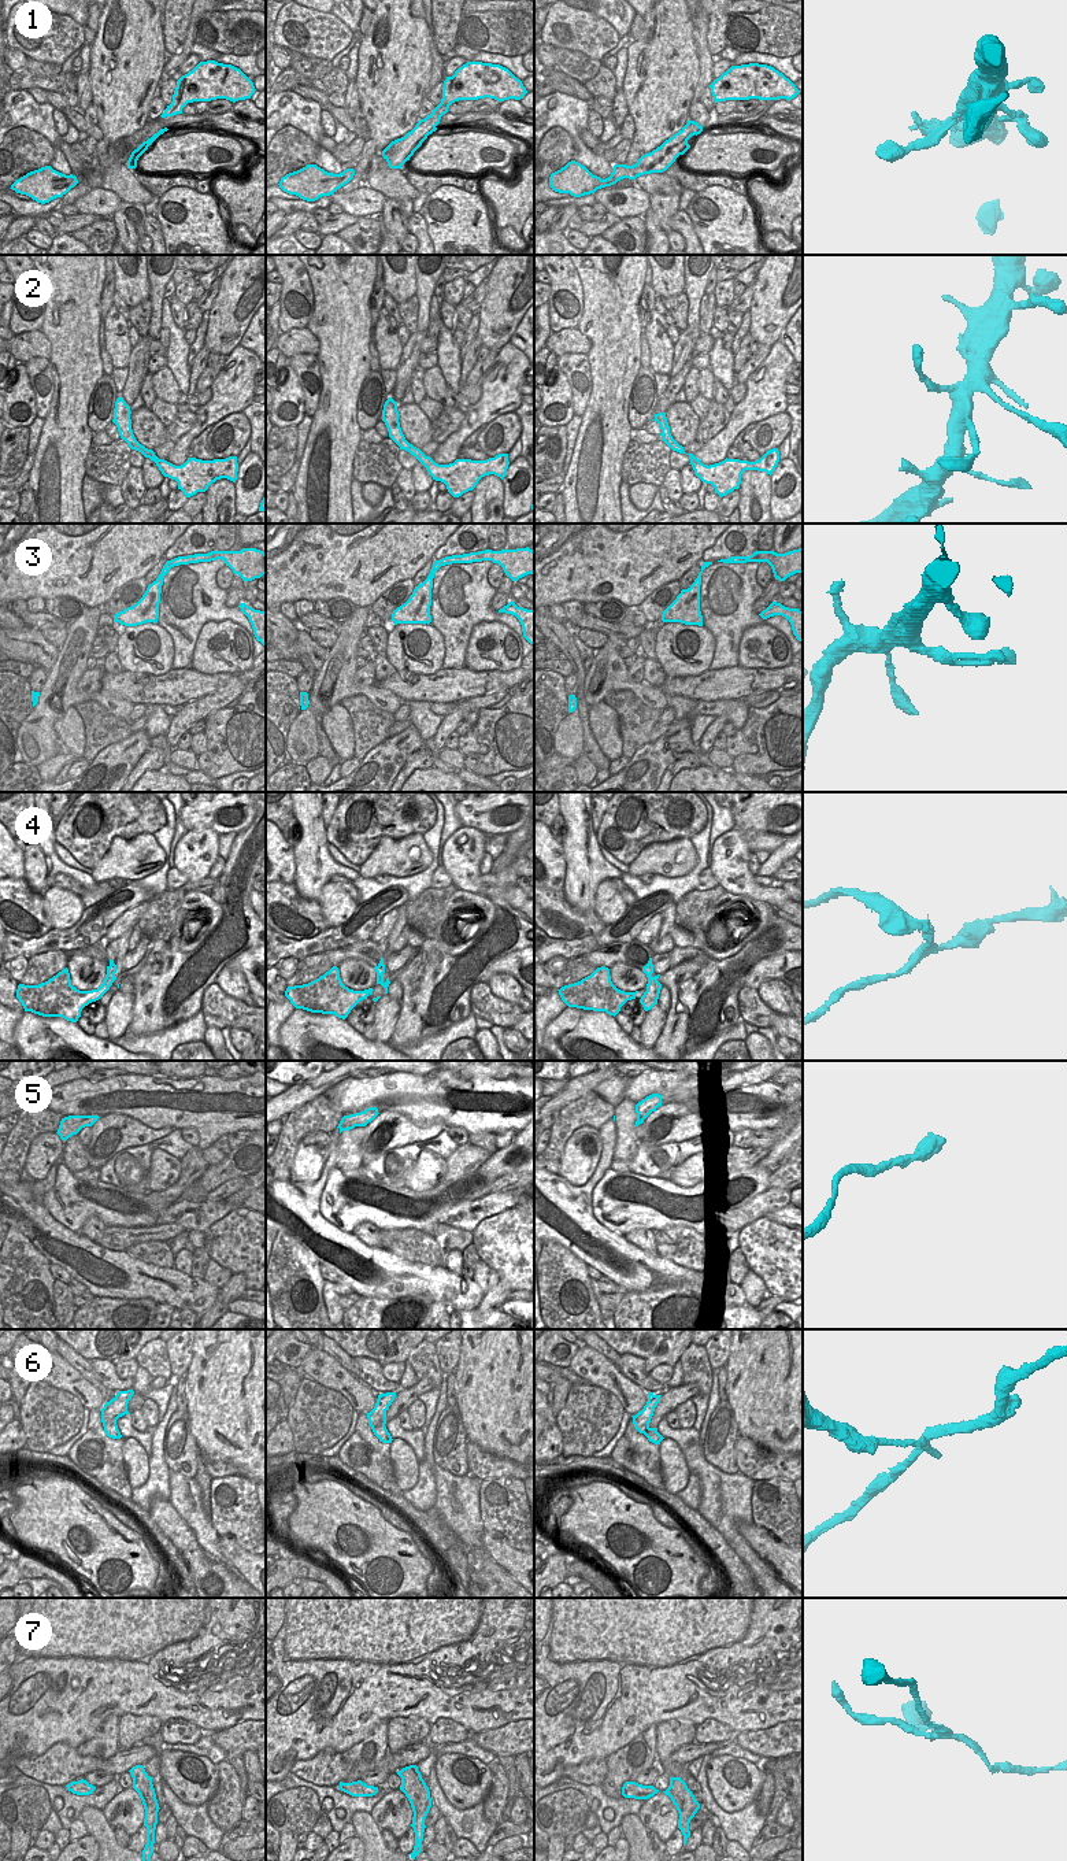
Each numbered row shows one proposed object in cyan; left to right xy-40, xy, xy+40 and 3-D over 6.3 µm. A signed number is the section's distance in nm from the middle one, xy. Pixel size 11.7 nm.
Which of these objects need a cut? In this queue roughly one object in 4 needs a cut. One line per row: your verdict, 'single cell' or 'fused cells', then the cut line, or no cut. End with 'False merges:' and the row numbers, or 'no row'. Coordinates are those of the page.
1: single cell | no cut
2: single cell | no cut
3: single cell | no cut
4: fused cells | xy+40 (651, 976), (648, 981)
5: single cell | no cut
6: fused cells | xy-40 (115, 1421), (104, 1427)
7: fused cells | xy+40 (669, 1787), (680, 1798), (680, 1815)
False merges: 4, 6, 7

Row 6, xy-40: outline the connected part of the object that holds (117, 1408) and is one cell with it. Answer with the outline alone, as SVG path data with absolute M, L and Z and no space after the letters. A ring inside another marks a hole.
M133 1390L119 1391L110 1402L104 1405L101 1409L103 1427L116 1422L116 1420L125 1414L130 1414L127 1412L127 1403L131 1399L133 1394Z

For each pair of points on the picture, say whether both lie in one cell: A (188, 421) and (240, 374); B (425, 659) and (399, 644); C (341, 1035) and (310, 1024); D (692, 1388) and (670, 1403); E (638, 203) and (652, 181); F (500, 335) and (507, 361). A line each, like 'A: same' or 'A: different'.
A: different
B: same
C: same
D: same
E: different
F: different

